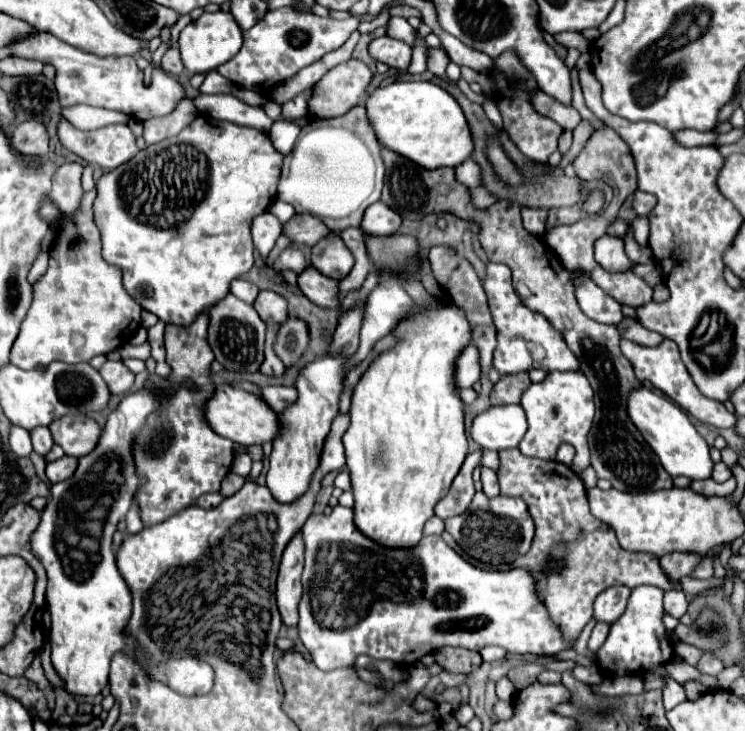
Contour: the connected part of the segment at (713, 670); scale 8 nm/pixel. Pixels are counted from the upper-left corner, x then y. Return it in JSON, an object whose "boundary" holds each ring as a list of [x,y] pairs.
{"boundary":[[[704,653],[700,657],[700,661],[696,663],[696,669],[706,675],[718,675],[722,671],[722,661],[718,657],[714,657],[712,653]]]}

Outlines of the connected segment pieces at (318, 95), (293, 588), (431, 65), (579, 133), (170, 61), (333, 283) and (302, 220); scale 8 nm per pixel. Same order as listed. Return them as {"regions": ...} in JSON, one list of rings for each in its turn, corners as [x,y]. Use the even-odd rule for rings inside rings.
{"regions":[[[[356,59],[336,65],[312,87],[306,117],[328,119],[344,115],[368,95],[370,79],[370,69]]],[[[298,531],[284,549],[276,585],[278,609],[286,625],[298,623],[298,603],[302,597],[302,583],[300,583],[302,567],[304,567],[304,539],[302,533]]],[[[434,47],[428,49],[428,71],[432,71],[436,77],[440,77],[444,81],[450,81],[446,75],[448,63],[450,63],[450,57],[442,47],[440,49],[434,49]]],[[[582,119],[573,130],[573,142],[571,148],[568,153],[562,157],[559,168],[564,169],[574,161],[582,147],[584,147],[586,141],[590,138],[591,134],[592,128],[590,122]]],[[[172,45],[164,57],[162,57],[162,69],[174,77],[180,77],[184,73],[184,65],[182,65],[182,59],[180,59],[180,51],[178,51],[178,45]]],[[[308,267],[304,273],[298,275],[300,291],[320,307],[338,309],[338,281],[322,275],[318,269]]],[[[304,213],[304,215],[294,215],[288,223],[284,223],[284,235],[294,243],[294,245],[316,245],[324,235],[328,235],[330,229],[316,217]]]]}

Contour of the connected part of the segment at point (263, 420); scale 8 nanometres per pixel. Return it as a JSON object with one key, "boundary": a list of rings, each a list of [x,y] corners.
{"boundary":[[[220,385],[212,393],[212,397],[204,403],[204,421],[210,429],[220,433],[222,437],[240,443],[240,445],[262,445],[266,441],[272,441],[278,433],[278,415],[256,395],[246,393],[242,389]]]}

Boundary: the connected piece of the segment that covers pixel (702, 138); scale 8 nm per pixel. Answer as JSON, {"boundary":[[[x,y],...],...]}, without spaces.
{"boundary":[[[716,127],[712,131],[696,131],[692,129],[686,129],[680,131],[680,133],[674,133],[676,141],[686,145],[686,147],[696,147],[696,145],[716,145],[716,139],[718,139],[718,131]]]}

